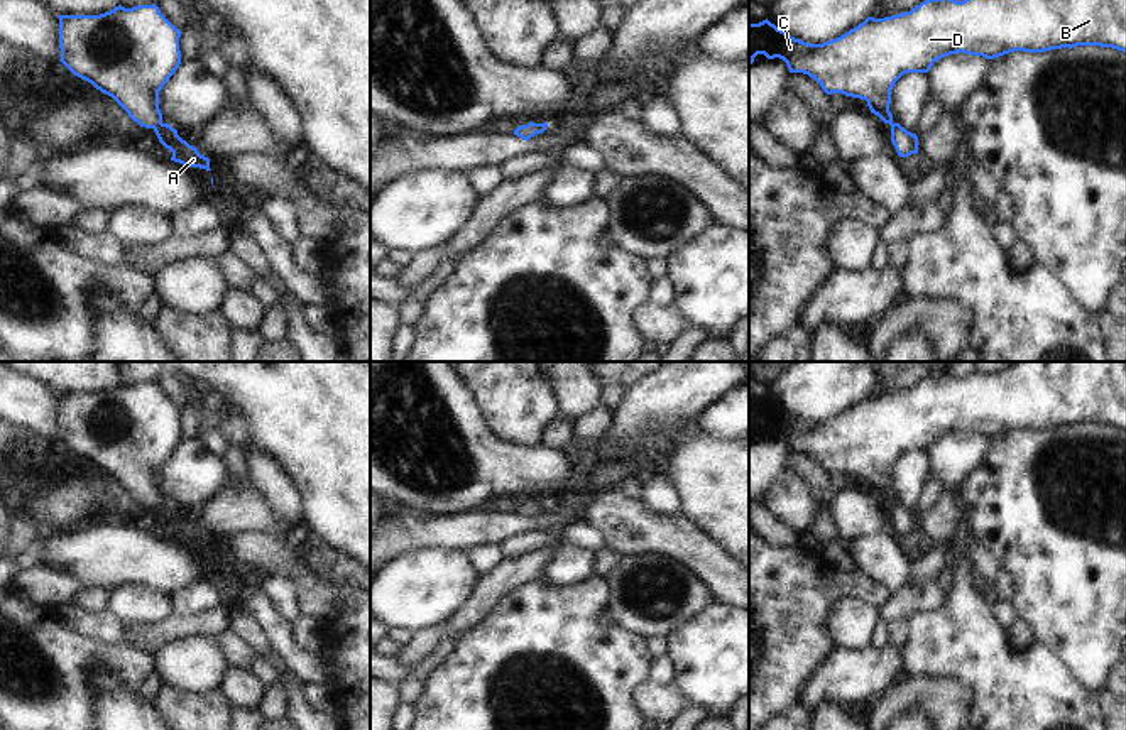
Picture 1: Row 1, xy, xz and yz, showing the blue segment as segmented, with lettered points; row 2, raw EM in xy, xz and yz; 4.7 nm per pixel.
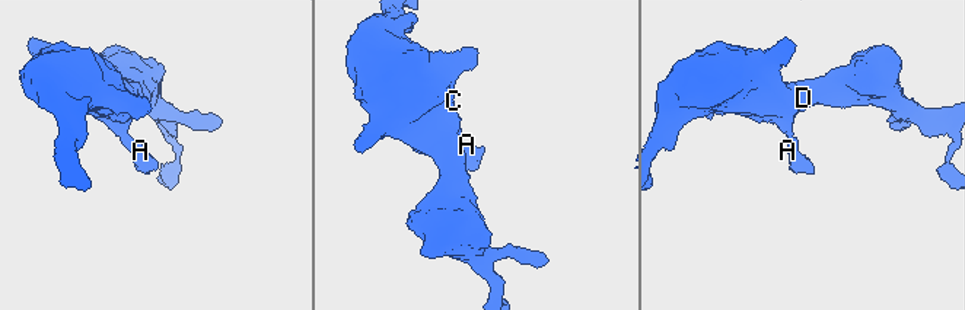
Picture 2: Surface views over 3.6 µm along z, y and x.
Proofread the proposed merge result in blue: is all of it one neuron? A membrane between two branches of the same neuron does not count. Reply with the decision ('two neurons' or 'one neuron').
one neuron

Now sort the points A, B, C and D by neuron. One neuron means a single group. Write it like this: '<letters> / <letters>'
A B C D

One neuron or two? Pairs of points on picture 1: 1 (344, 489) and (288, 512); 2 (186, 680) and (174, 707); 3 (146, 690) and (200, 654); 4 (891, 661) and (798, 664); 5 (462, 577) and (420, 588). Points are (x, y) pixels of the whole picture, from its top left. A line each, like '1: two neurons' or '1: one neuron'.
1: two neurons
2: two neurons
3: two neurons
4: two neurons
5: one neuron

